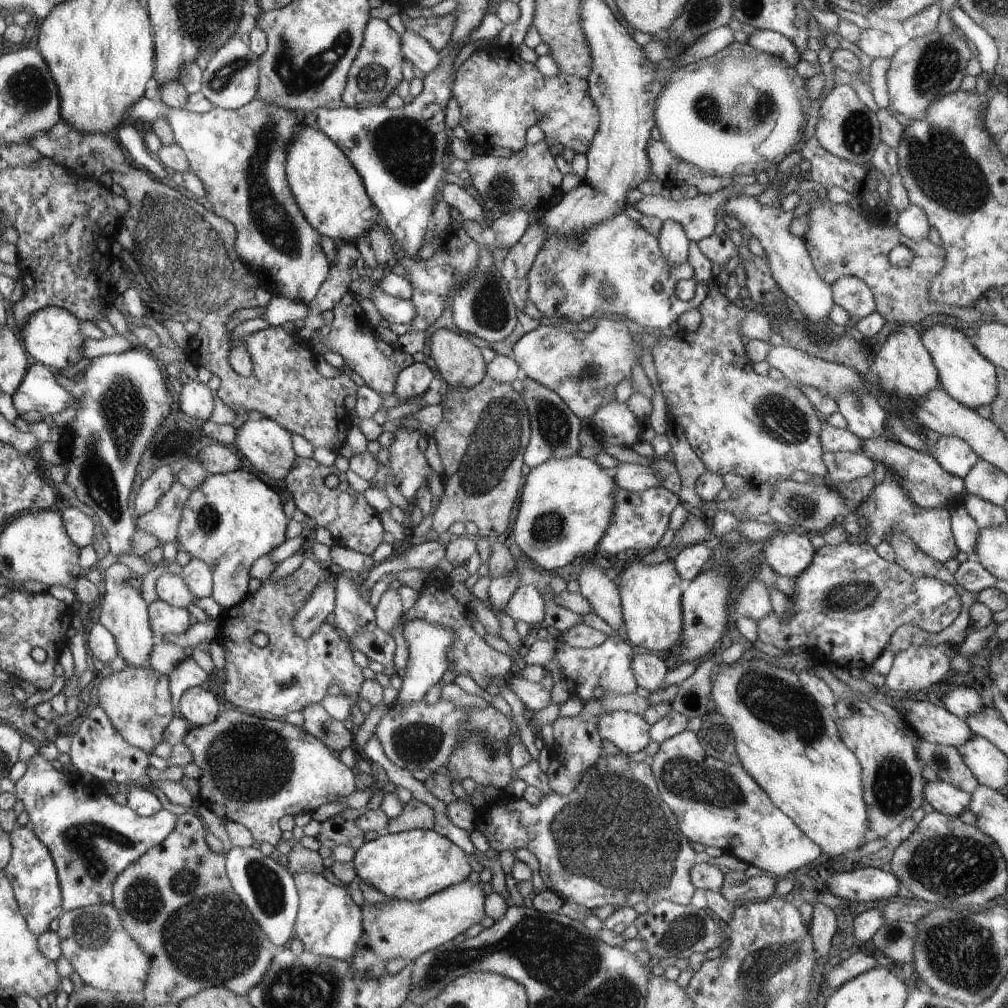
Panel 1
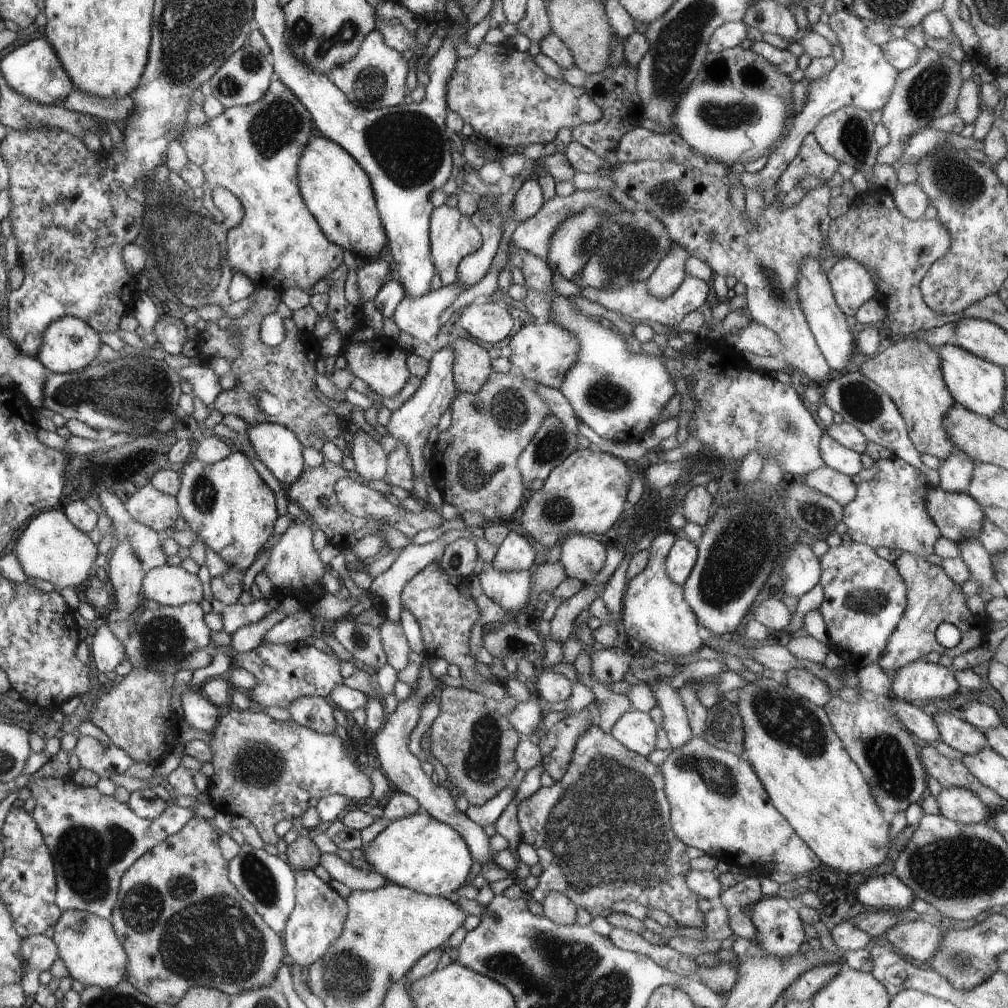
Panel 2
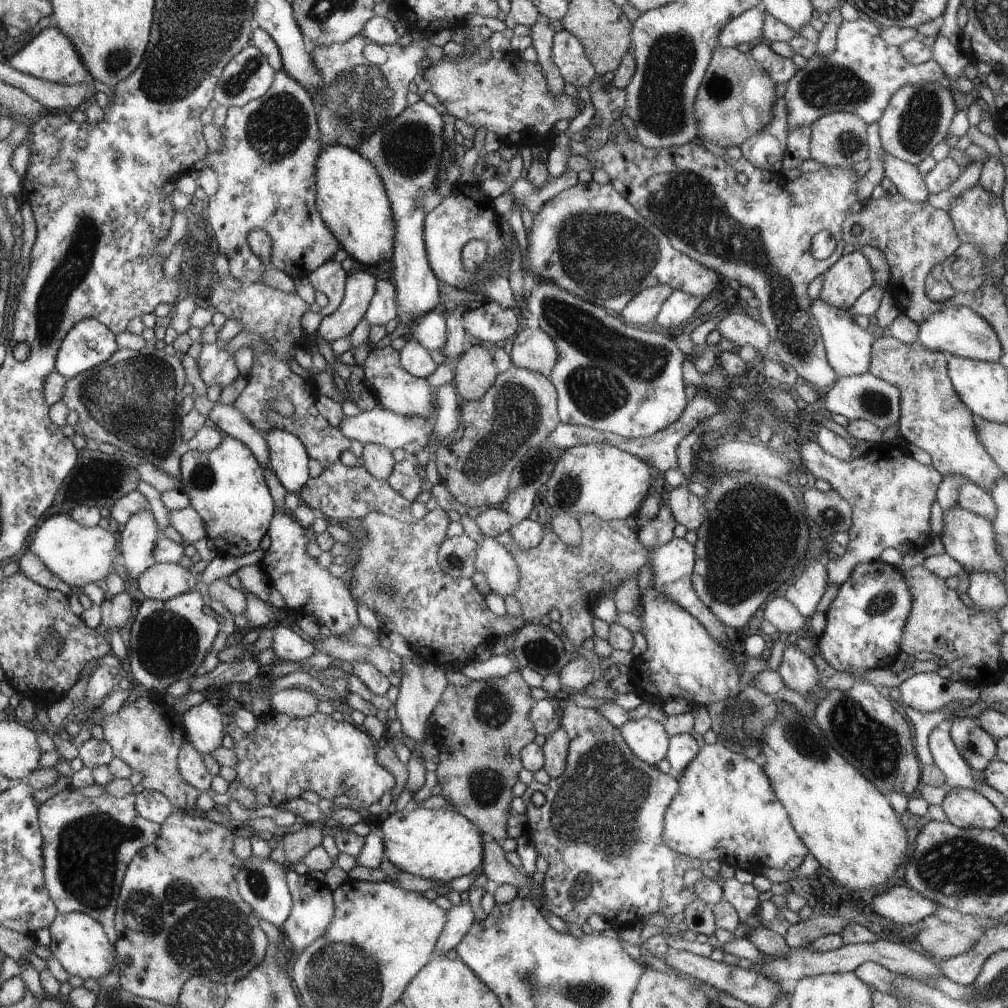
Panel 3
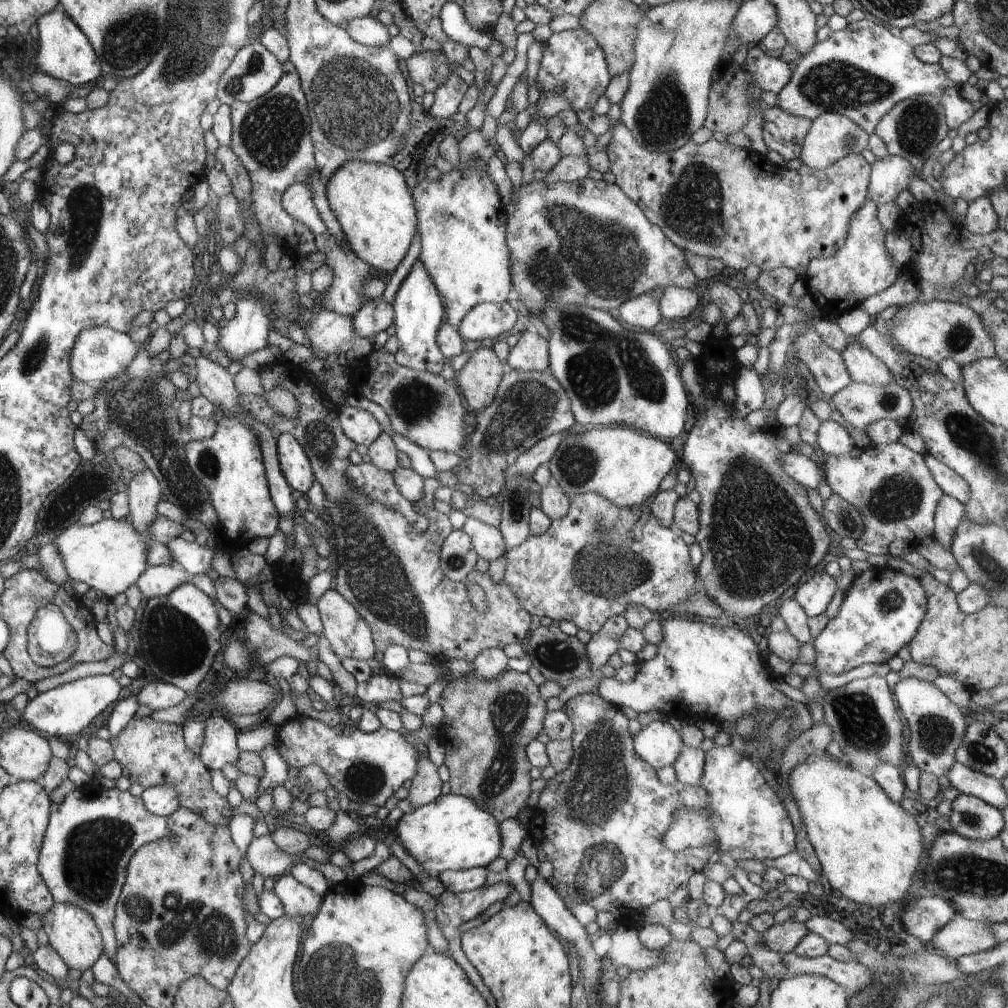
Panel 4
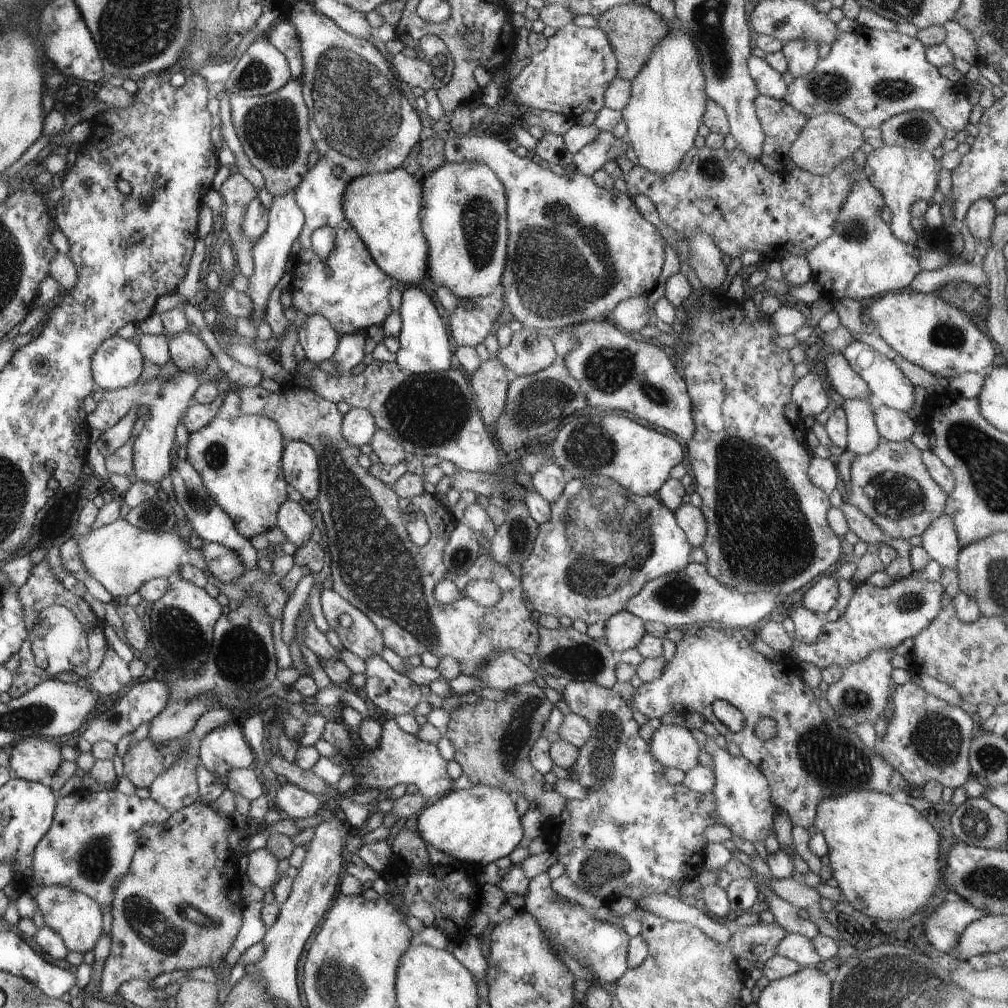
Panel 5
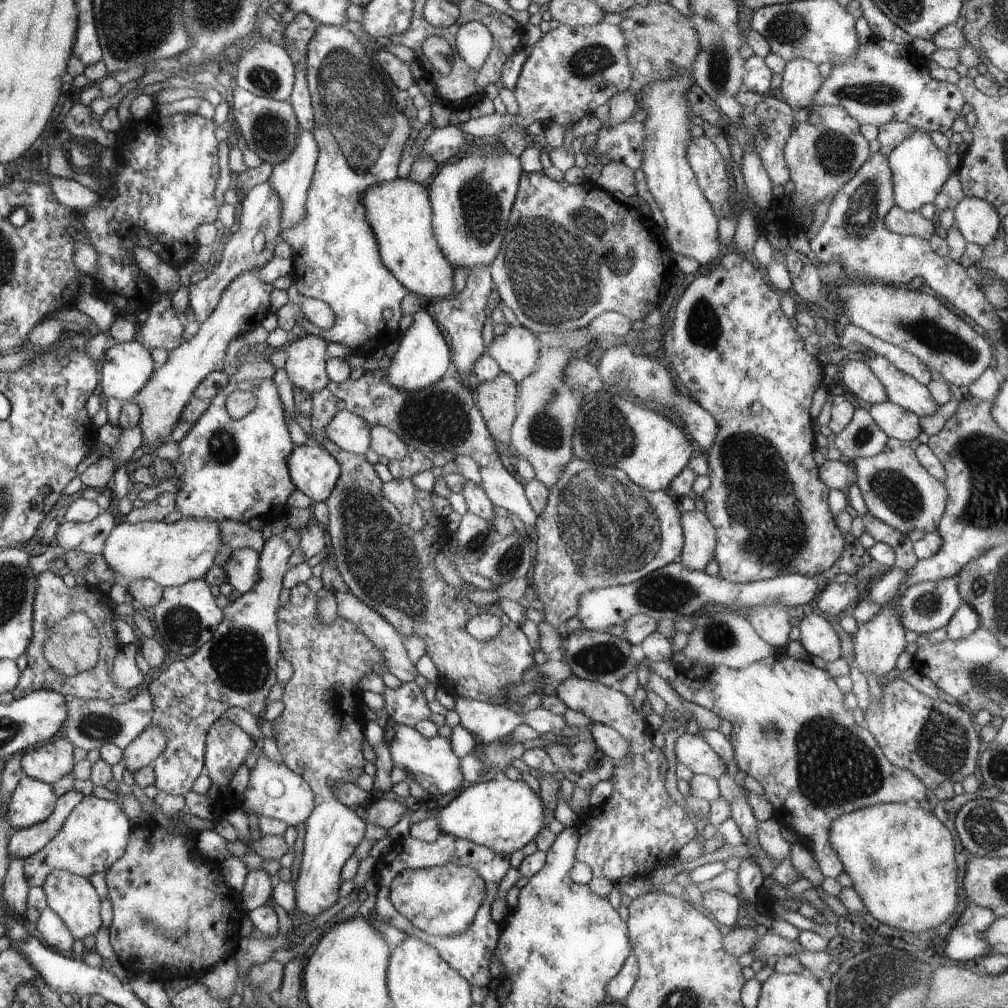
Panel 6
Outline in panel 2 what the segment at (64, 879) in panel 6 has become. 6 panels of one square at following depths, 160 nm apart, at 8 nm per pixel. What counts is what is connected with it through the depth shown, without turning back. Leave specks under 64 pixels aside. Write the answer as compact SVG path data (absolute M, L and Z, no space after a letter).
M65 911L53 928L59 957L73 980L79 980L85 987L96 985L111 989L127 976L129 954L119 940L113 924L106 917L86 911Z

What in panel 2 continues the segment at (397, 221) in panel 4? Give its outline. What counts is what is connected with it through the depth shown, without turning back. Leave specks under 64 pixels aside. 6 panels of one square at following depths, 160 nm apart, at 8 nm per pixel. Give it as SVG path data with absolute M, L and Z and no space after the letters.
M316 133L302 156L302 168L297 168L297 180L302 180L302 196L310 204L310 212L318 216L318 224L326 228L326 236L334 244L355 253L357 257L378 257L388 237L381 223L372 181L357 159L337 142Z

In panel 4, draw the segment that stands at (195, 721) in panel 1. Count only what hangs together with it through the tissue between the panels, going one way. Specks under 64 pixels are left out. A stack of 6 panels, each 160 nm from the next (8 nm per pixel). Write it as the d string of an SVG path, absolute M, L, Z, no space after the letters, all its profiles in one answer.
M220 712L207 714L205 722L204 742L199 753L201 762L208 769L220 769L227 763L235 765L240 758L236 746L238 730Z

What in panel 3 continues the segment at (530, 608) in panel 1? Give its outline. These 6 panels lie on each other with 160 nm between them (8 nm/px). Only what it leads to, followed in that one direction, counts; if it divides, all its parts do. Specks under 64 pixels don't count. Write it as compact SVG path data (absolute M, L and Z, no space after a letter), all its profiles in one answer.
M484 536L477 548L475 567L486 576L491 592L502 597L513 595L521 577L513 554L495 538Z

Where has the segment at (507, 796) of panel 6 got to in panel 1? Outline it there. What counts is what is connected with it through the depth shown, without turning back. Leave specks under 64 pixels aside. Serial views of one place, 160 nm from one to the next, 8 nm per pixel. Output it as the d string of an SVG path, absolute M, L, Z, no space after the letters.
M412 829L400 831L399 833L386 833L375 840L365 842L354 854L354 874L366 884L379 890L384 896L390 899L403 901L420 902L434 893L451 887L457 882L468 879L472 872L470 862L462 848L452 843L448 838L437 834L434 829L422 830Z

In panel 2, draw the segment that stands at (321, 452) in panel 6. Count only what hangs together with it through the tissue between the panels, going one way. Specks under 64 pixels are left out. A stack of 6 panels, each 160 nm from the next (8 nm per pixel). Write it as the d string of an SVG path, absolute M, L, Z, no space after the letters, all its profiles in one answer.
M258 423L244 433L252 450L270 472L286 487L302 474L302 445L296 433L278 423Z

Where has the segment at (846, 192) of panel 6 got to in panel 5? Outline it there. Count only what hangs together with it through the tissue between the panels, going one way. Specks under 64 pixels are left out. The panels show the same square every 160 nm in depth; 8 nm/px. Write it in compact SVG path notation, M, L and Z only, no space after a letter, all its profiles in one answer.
M863 174L856 176L848 198L842 205L834 234L817 244L805 259L810 265L812 281L819 282L823 293L820 298L829 302L843 298L867 303L887 292L907 290L914 277L921 271L918 264L918 247L910 246L892 234L891 228L882 220L885 202L883 194Z

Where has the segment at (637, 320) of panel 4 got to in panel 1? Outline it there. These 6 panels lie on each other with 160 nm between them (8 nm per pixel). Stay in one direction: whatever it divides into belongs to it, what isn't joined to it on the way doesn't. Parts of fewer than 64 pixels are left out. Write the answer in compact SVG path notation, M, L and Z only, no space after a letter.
M663 221L657 237L661 253L671 265L679 265L687 261L691 242L679 222Z

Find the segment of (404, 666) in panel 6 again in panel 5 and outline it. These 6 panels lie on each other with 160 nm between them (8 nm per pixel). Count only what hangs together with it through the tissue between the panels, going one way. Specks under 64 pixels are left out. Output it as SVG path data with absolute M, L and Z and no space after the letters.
M334 589L322 591L321 606L329 630L338 634L343 648L364 661L380 655L384 648L383 634L360 609L353 607Z

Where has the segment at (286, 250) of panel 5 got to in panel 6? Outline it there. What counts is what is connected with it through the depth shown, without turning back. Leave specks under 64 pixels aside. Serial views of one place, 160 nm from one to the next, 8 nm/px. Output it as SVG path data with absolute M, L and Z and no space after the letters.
M302 129L293 154L290 155L284 163L274 165L273 171L270 173L270 178L267 178L270 186L274 191L276 191L275 195L278 196L281 202L280 234L288 229L292 229L305 217L307 195L313 180L313 172L315 169L315 164L317 163L318 153L319 148L313 133Z

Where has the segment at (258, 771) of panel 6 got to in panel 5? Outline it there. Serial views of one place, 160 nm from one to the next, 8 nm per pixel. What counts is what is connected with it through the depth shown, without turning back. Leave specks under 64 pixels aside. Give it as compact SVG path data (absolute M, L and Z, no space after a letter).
M288 782L285 786L278 786L277 801L275 803L280 810L284 810L290 816L290 819L294 821L316 816L324 807L320 803L318 795L308 793L303 788Z

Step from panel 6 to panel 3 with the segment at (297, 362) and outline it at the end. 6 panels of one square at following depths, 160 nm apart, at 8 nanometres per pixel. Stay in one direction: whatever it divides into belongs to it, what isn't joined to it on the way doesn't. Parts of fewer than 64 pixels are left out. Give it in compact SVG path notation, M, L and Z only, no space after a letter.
M358 270L347 278L345 295L339 308L322 318L317 336L332 342L350 335L365 316L374 296L376 278L364 270Z

